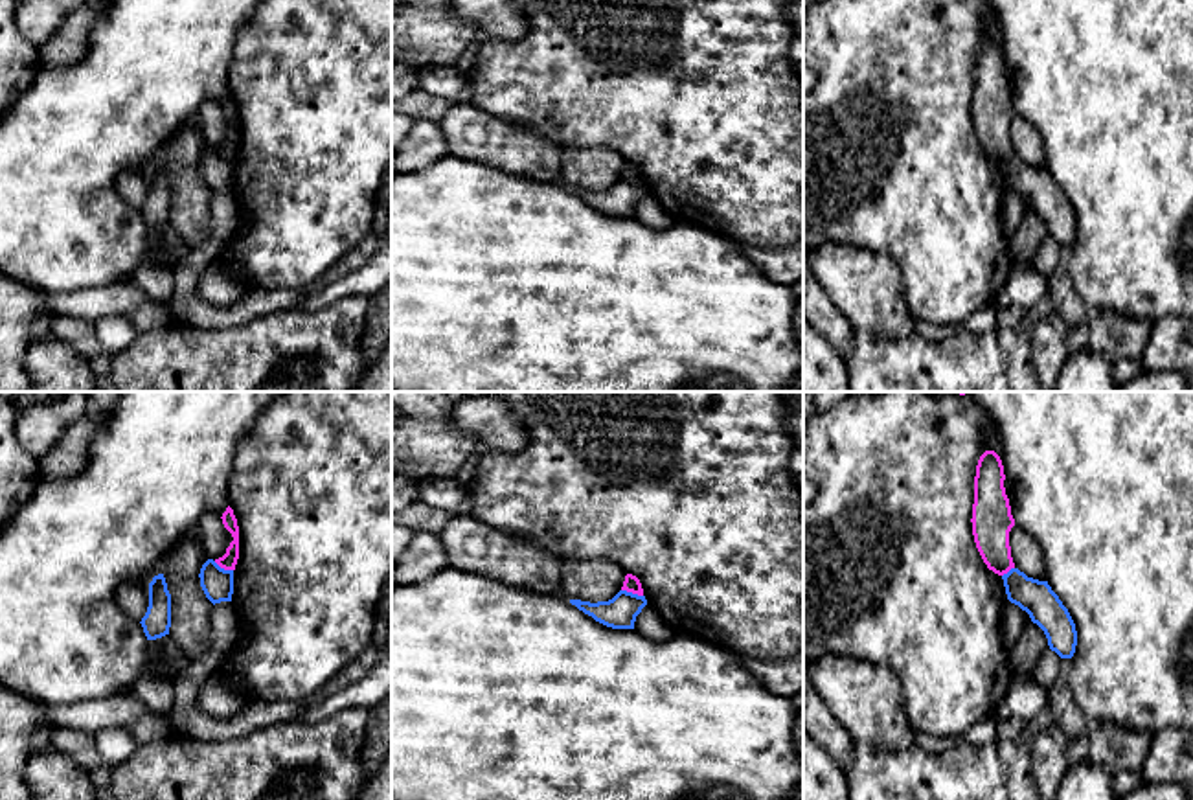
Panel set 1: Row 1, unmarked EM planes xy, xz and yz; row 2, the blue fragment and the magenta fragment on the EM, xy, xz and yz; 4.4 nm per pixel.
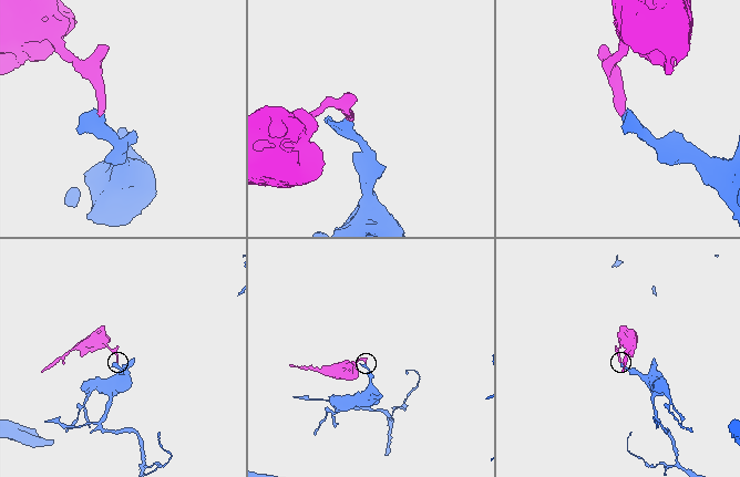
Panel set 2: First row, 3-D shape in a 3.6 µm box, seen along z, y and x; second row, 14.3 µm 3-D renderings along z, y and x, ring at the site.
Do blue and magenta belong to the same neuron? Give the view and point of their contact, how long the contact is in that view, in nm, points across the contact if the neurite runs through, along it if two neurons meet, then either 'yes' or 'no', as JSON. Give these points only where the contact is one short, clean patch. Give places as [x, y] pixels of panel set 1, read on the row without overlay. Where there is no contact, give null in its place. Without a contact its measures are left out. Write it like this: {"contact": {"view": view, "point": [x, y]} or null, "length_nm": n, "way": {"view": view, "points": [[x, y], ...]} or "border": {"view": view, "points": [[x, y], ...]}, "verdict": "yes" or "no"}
{"contact": {"view": "xz", "point": [633, 182]}, "length_nm": 100, "border": {"view": "xz", "points": [[622, 177], [642, 184]]}, "verdict": "no"}

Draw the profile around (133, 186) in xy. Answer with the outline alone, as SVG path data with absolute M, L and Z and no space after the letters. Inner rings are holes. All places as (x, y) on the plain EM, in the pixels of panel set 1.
M125 169L116 177L118 195L131 206L142 210L149 195L149 173Z

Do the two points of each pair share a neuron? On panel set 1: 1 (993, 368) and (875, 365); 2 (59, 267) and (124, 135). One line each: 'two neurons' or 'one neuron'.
1: one neuron
2: one neuron

